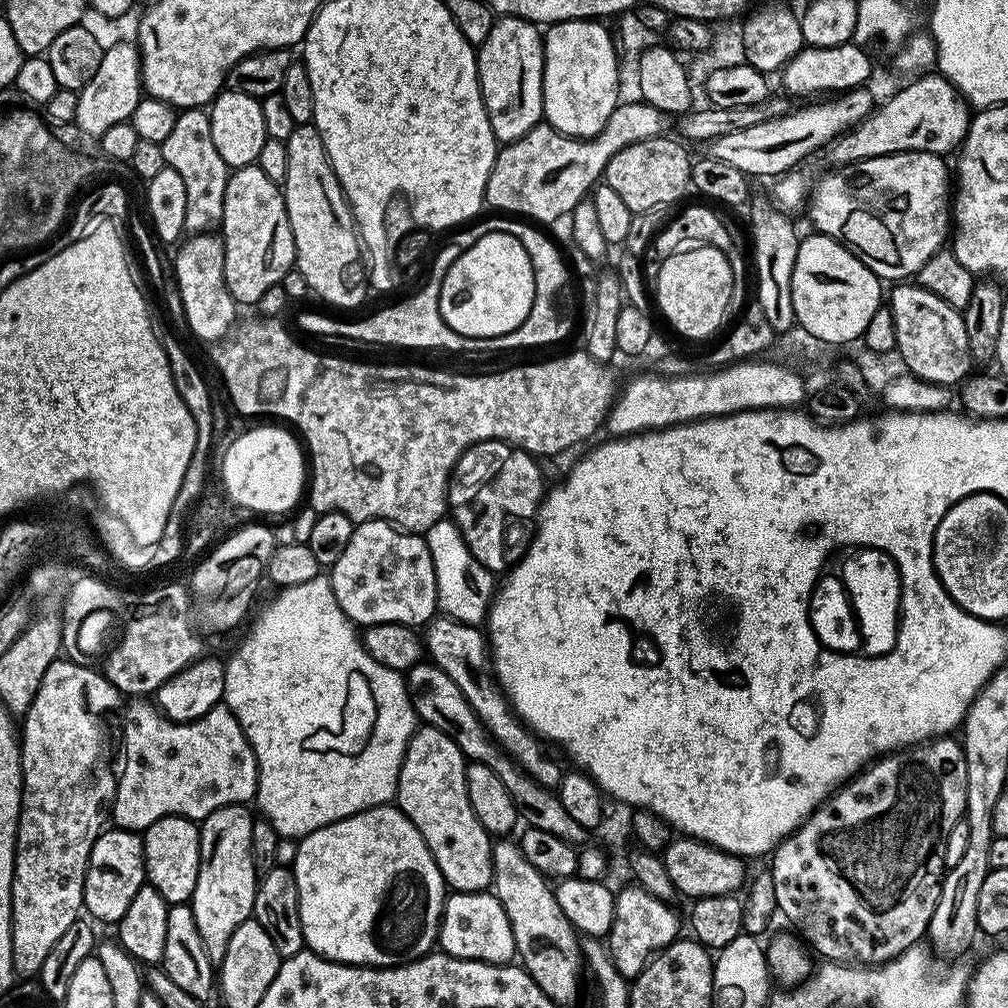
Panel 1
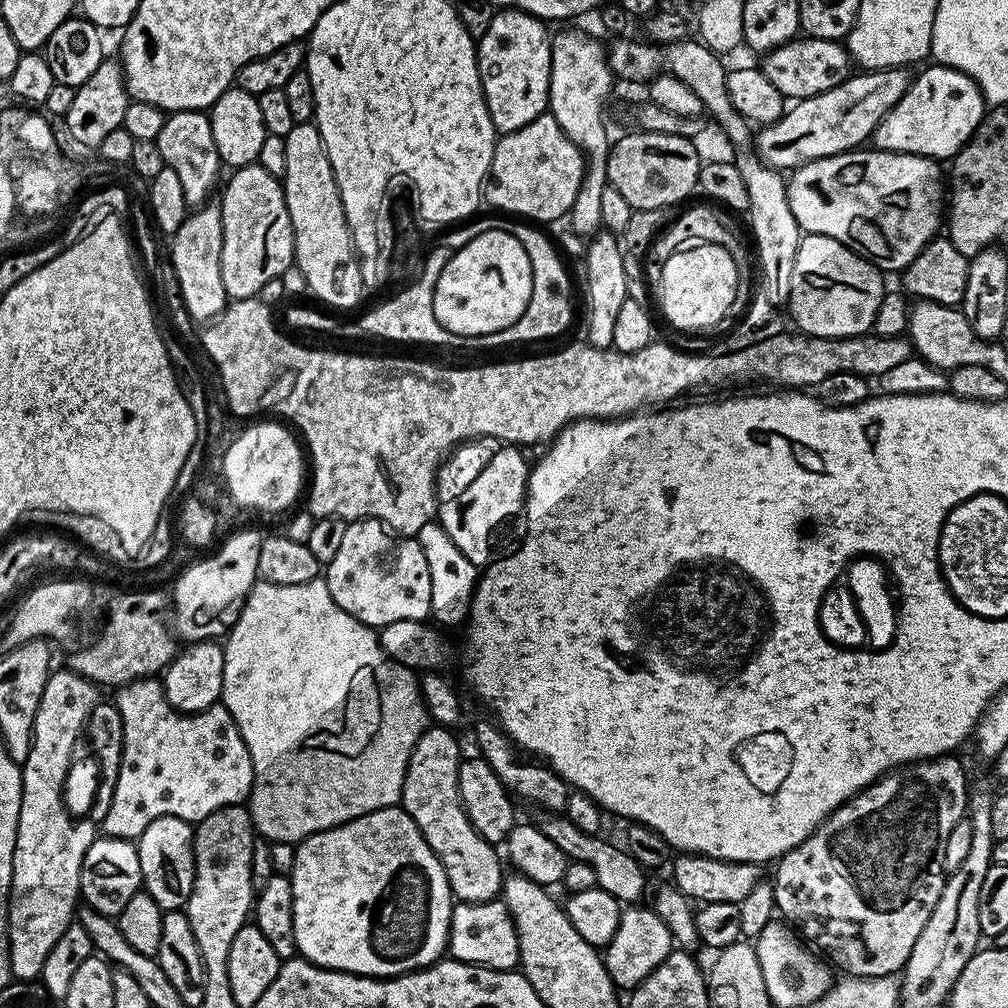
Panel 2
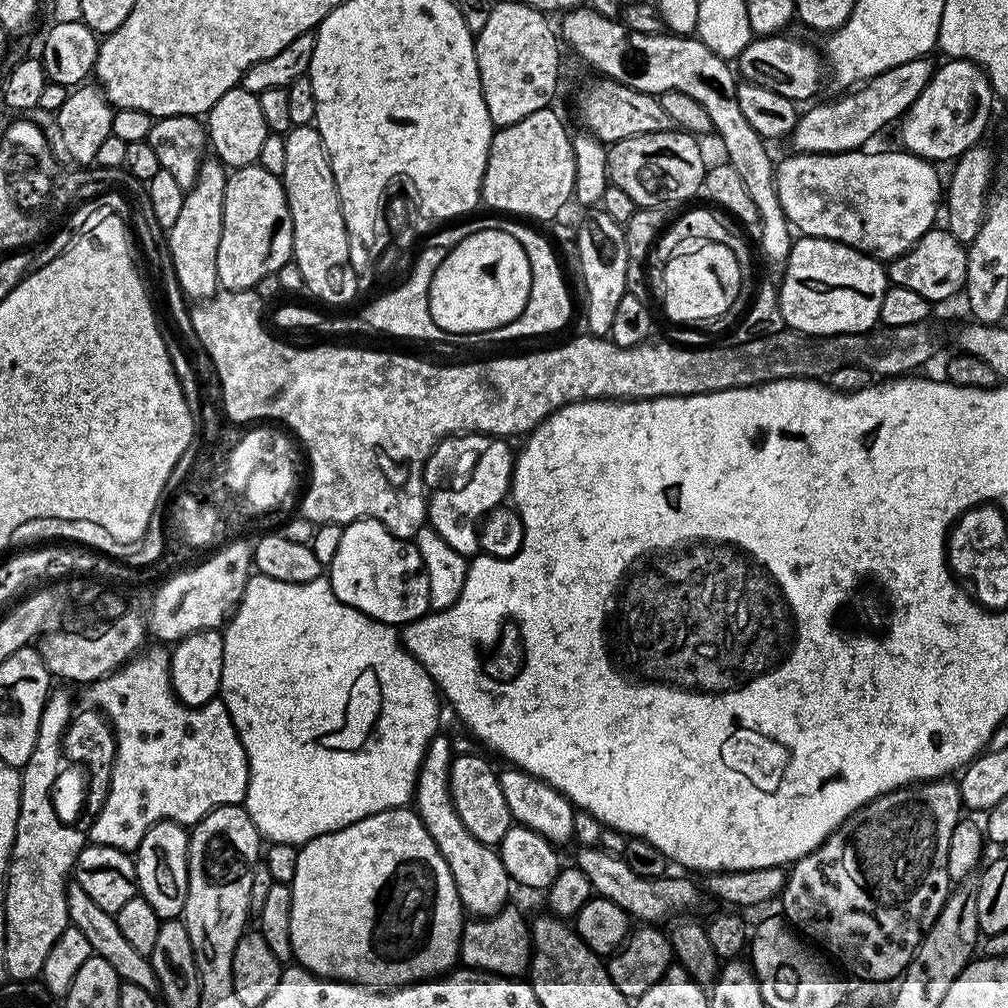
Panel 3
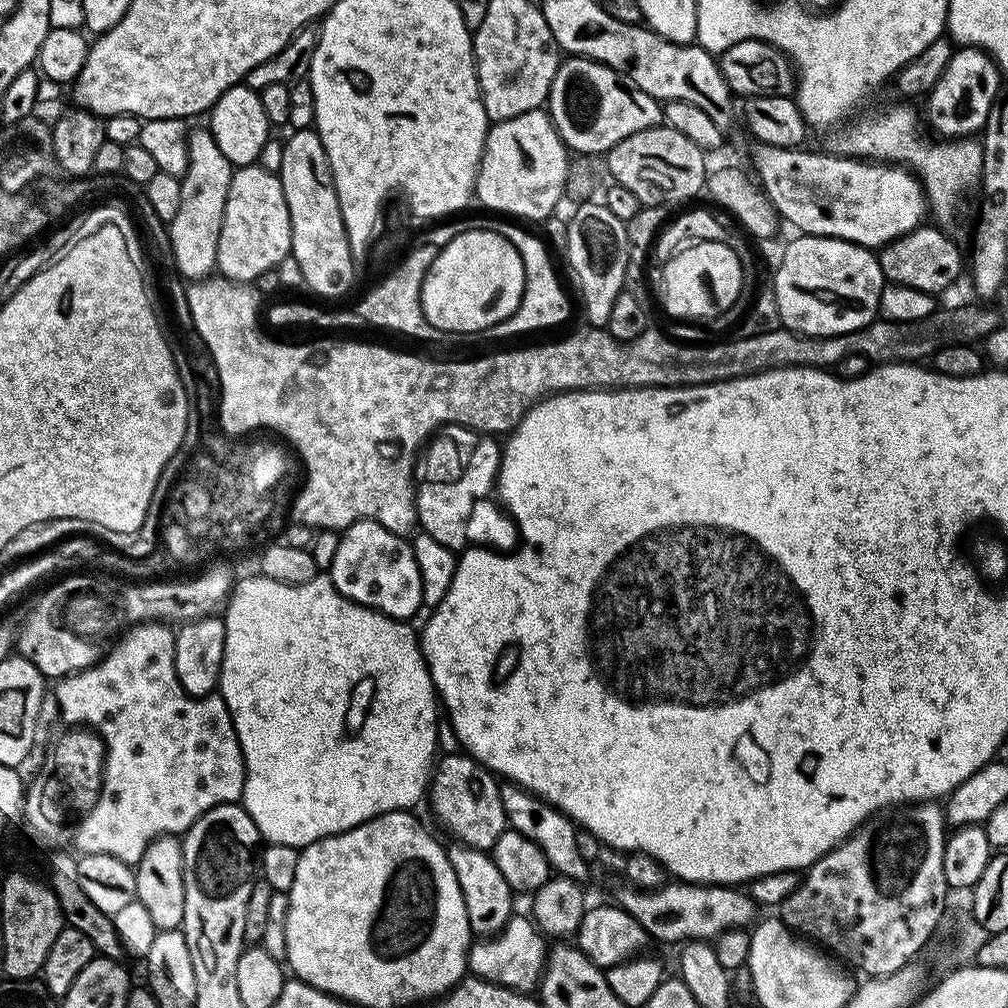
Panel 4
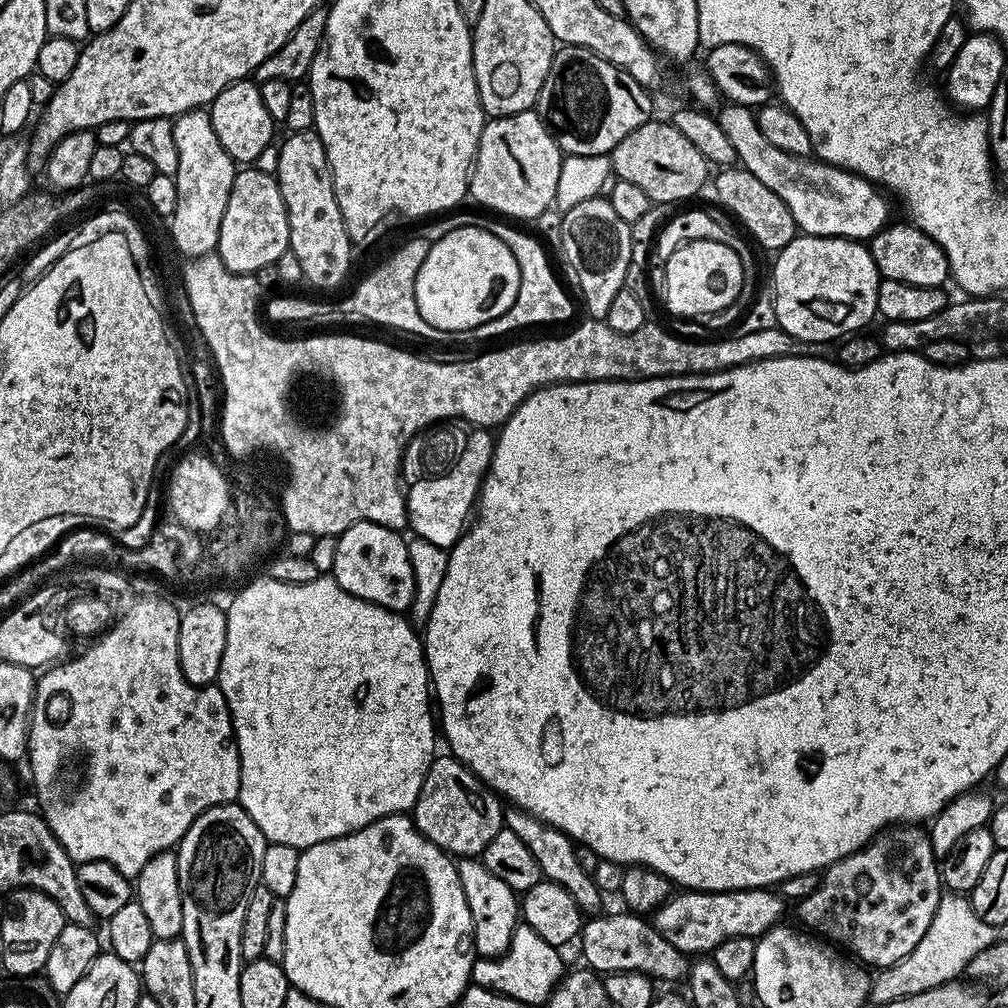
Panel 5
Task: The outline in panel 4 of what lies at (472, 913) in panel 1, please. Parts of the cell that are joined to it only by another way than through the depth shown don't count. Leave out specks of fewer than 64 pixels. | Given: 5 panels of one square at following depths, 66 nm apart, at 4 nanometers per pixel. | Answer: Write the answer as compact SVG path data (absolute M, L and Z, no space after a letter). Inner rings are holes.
M514 914L506 922L502 931L491 938L480 938L469 947L468 972L477 980L487 980L490 984L500 984L516 992L532 994L537 991L540 978L544 974L549 945L546 936L527 915Z

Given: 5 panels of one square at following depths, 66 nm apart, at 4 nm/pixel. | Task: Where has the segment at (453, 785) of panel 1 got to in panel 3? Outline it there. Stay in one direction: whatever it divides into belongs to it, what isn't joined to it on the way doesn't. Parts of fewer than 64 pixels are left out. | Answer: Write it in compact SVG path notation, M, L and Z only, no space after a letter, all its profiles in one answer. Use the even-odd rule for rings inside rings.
M444 734L436 735L429 742L426 754L420 763L414 793L414 811L426 826L430 838L434 838L454 878L461 909L472 918L493 916L509 907L508 895L514 891L514 885L506 874L506 866L502 866L499 851L491 844L478 842L478 838L474 838L474 834L470 834L470 830L462 826L462 818L458 818L458 812L454 810L448 786L448 771L453 759L451 742L444 737Z

